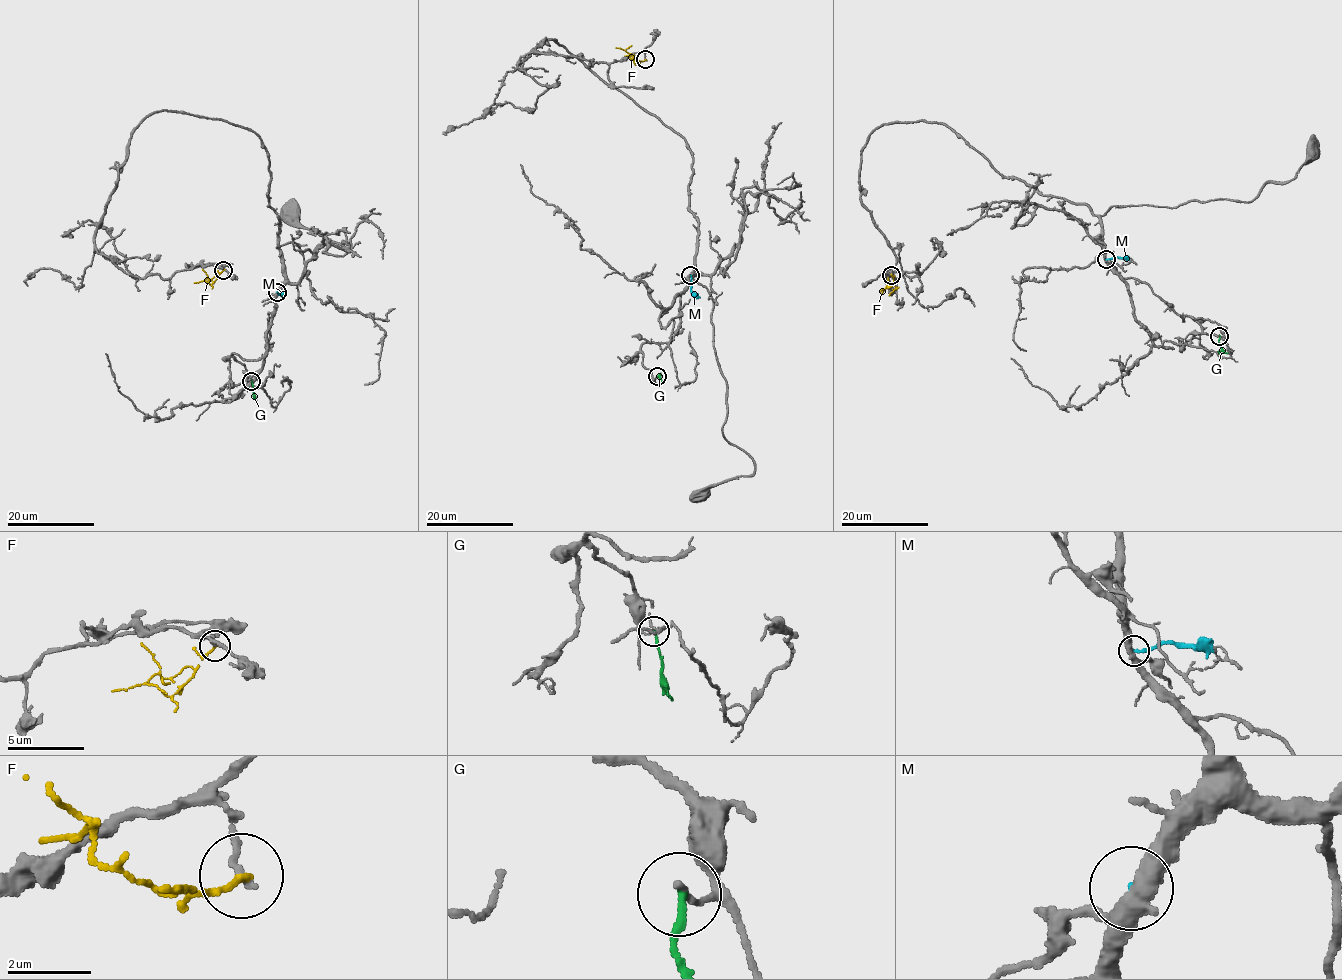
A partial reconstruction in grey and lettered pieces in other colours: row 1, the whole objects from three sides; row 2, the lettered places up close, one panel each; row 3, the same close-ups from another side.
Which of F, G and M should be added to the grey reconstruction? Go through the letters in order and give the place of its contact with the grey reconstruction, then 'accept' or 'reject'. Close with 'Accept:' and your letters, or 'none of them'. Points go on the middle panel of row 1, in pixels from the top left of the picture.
F: (645, 59) | reject
G: (657, 376) | reject
M: (690, 275) | reject
Accept: none of them

